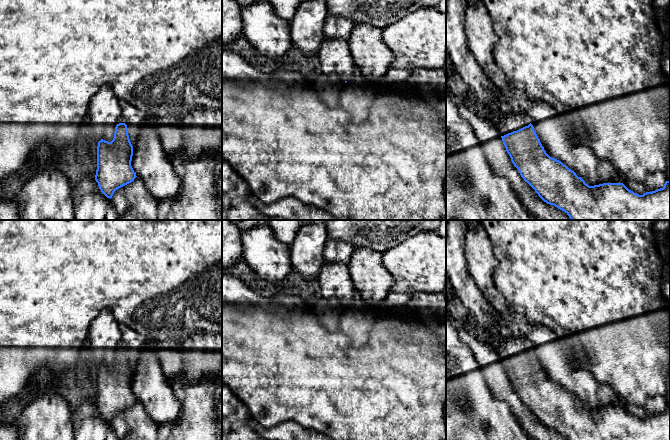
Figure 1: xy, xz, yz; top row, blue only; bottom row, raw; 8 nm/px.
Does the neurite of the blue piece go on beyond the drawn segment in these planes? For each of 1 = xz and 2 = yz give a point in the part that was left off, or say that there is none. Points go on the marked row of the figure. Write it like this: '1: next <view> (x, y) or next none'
1: next none
2: next yz (480, 86)

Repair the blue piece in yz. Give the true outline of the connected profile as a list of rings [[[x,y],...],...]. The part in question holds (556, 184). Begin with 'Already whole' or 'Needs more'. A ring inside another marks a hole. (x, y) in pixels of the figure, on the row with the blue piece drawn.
Needs more. [[[446,0],[446,53],[470,93],[493,111],[493,125],[499,131],[512,163],[538,196],[547,204],[564,211],[571,220],[670,220],[670,181],[666,181],[663,188],[643,195],[634,193],[620,182],[589,186],[561,161],[546,153],[526,116],[505,113],[499,108],[492,92],[495,85],[468,48],[464,26],[465,7],[465,0]]]

